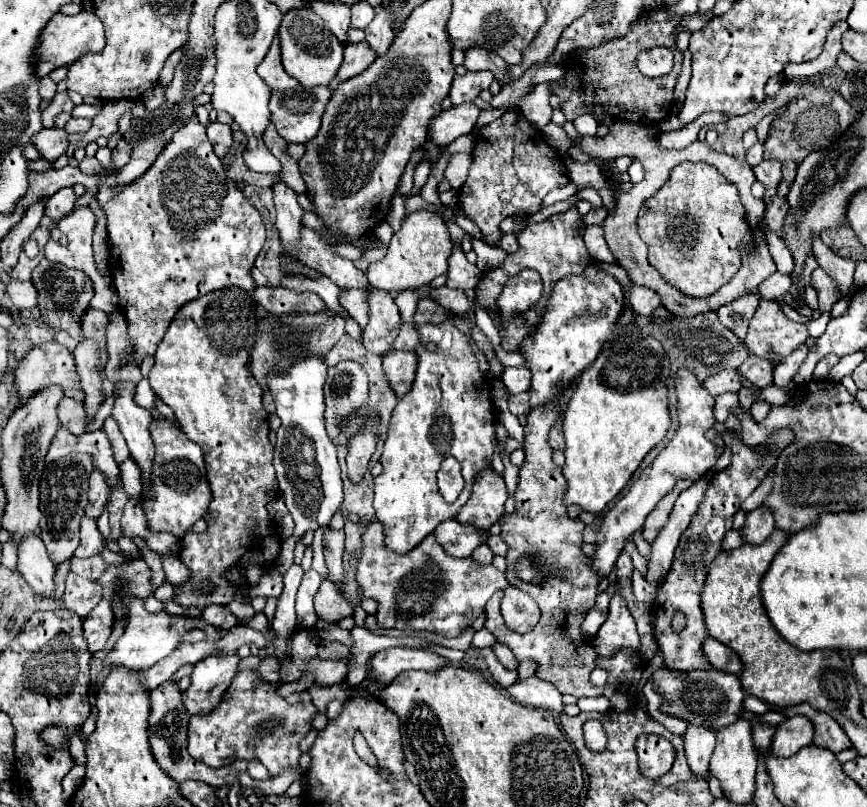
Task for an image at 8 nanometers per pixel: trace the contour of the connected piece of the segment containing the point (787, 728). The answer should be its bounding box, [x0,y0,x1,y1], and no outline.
[771,715,813,757]

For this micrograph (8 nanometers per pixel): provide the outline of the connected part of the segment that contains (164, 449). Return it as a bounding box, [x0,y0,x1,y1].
[143,419,213,537]

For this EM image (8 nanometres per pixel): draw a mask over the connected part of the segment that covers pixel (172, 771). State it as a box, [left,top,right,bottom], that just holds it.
[149,681,248,789]

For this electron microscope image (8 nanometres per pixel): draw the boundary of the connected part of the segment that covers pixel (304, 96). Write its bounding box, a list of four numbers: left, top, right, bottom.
[271,85,333,143]

